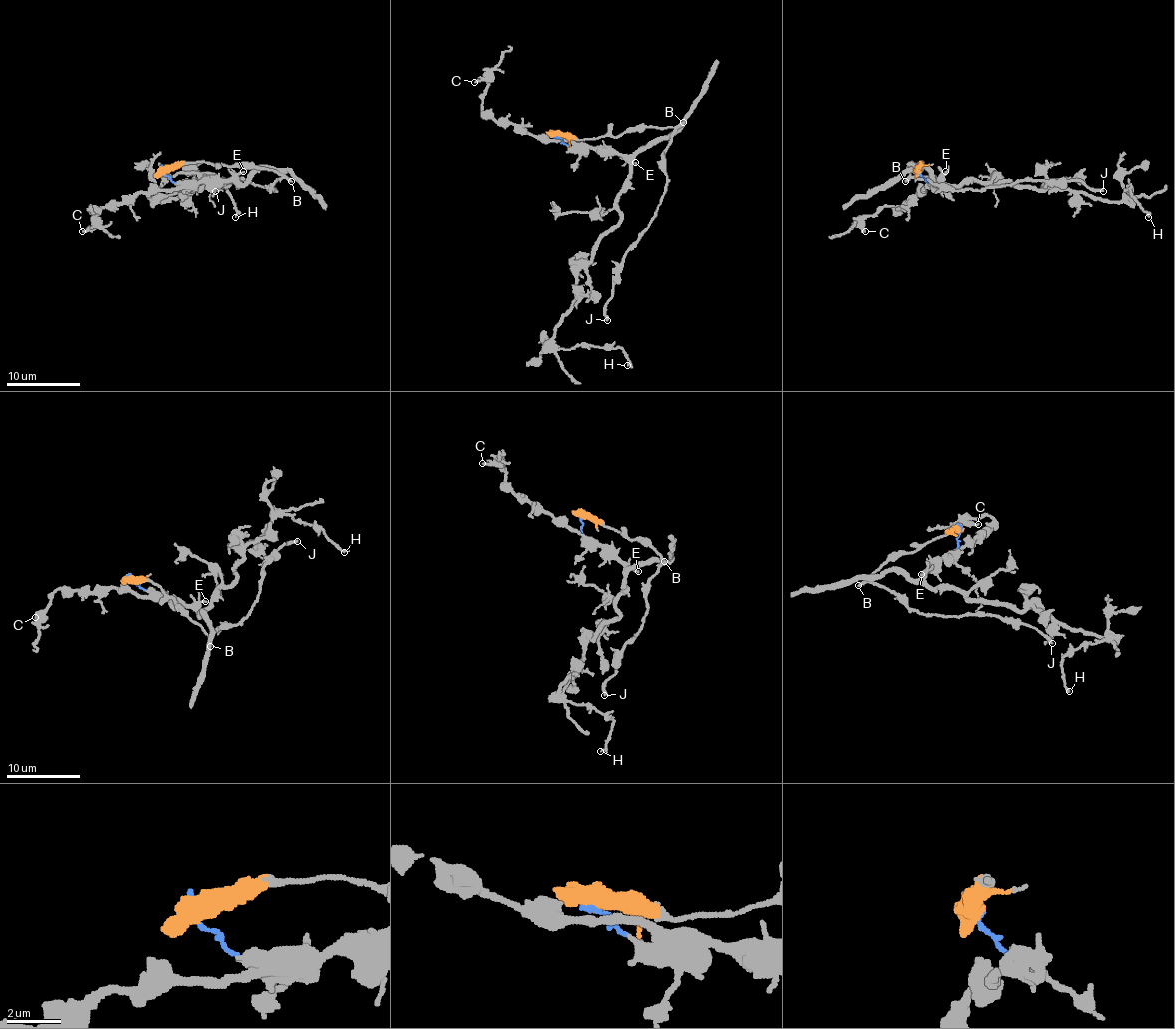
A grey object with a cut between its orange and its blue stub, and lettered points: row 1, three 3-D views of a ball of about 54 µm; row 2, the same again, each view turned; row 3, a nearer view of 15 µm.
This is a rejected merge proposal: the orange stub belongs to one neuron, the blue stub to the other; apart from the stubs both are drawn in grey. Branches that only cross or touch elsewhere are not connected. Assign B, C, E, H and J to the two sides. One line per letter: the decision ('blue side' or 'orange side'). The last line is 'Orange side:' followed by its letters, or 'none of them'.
B: orange side
C: blue side
E: blue side
H: blue side
J: orange side
Orange side: B, J

